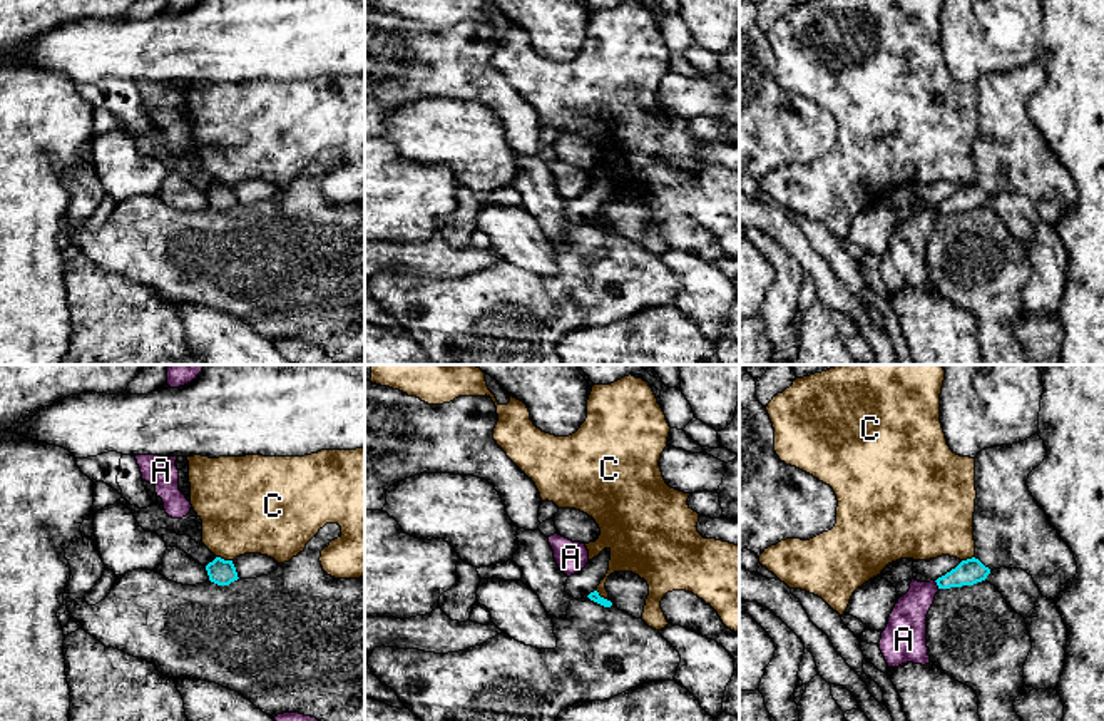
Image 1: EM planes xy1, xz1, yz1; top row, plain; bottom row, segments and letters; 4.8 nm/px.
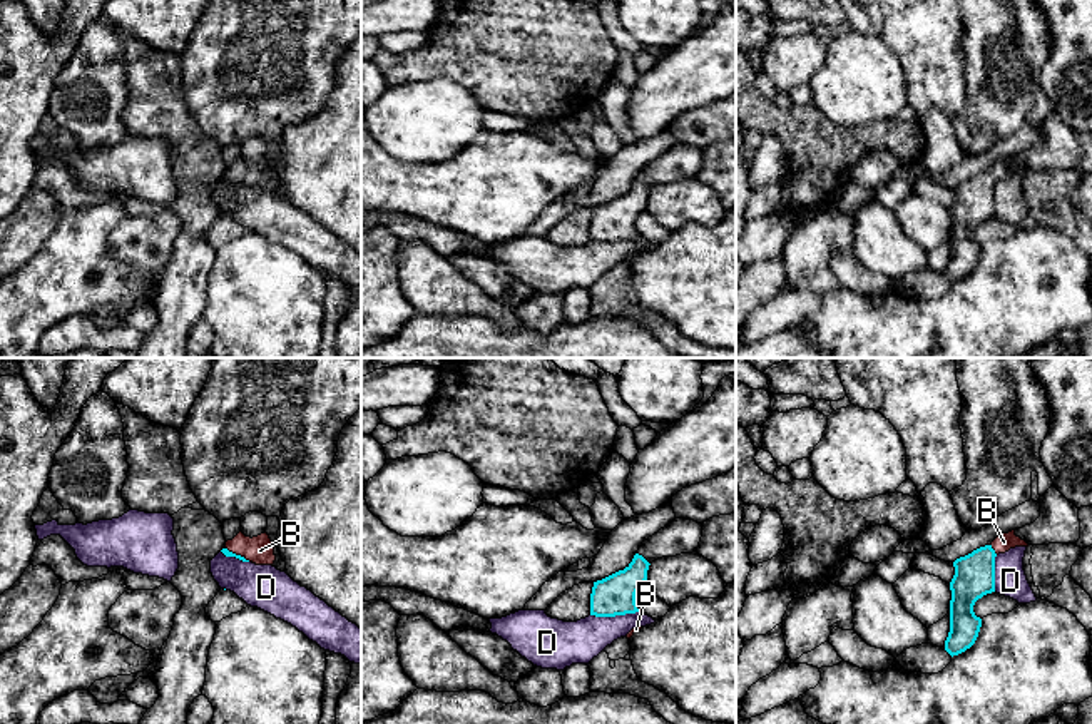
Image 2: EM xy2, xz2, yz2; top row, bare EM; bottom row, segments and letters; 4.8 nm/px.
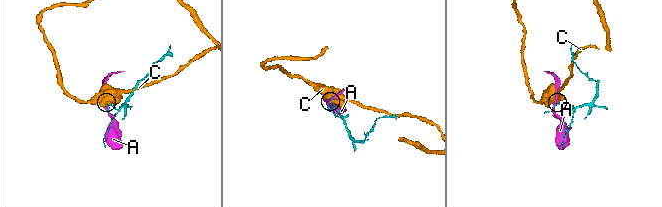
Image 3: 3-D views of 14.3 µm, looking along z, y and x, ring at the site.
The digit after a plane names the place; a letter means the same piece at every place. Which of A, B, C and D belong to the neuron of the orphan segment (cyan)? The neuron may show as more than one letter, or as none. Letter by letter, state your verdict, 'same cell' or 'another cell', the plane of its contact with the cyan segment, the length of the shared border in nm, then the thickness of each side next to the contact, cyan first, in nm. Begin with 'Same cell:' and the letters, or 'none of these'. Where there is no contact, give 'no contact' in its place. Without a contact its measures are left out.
Same cell: B
A: another cell; contact in yz1; length 50 nm; calibres 120 and 190 nm
B: same cell; contact in yz2; length 70 nm; calibres 190 and 90 nm
C: another cell; contact in xy1; length 80 nm; calibres 120 and 400 nm
D: another cell; contact in xz2; length 240 nm; calibres 190 and 200 nm

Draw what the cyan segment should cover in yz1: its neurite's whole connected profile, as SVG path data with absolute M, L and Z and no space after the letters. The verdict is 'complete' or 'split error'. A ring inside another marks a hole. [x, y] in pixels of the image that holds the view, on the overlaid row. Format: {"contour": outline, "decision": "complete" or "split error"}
{"contour": "M972 557L962 560L955 569L938 577L935 582L938 589L974 585L977 582L985 580L989 574L990 569L985 567L979 559Z", "decision": "complete"}

